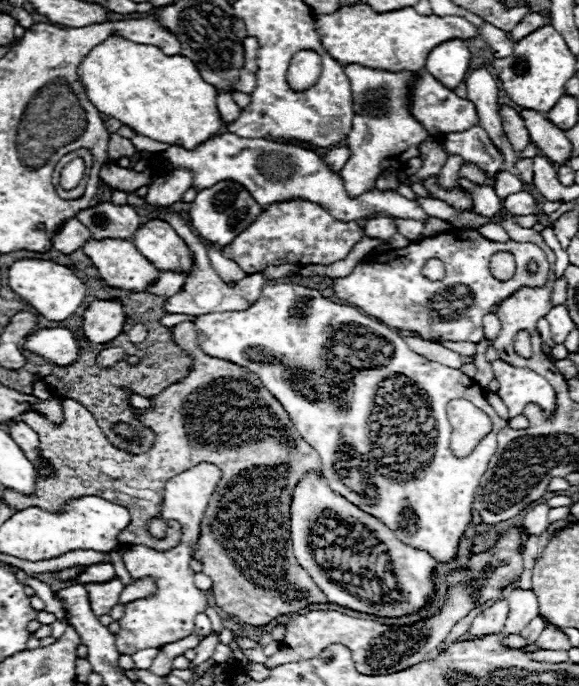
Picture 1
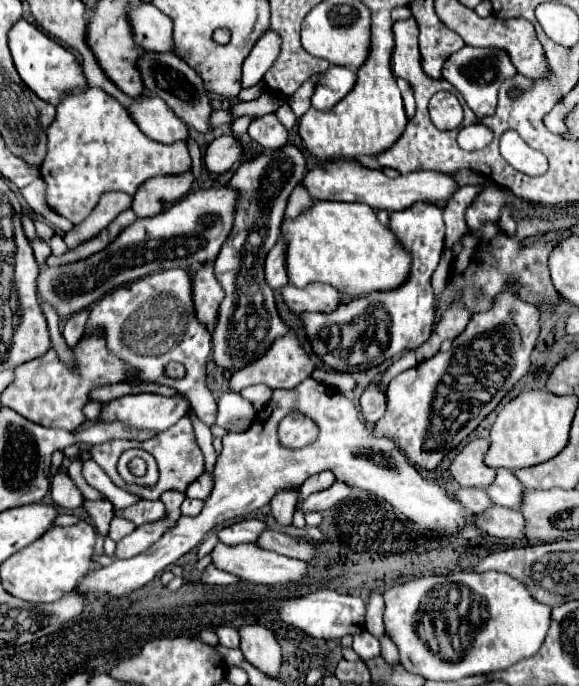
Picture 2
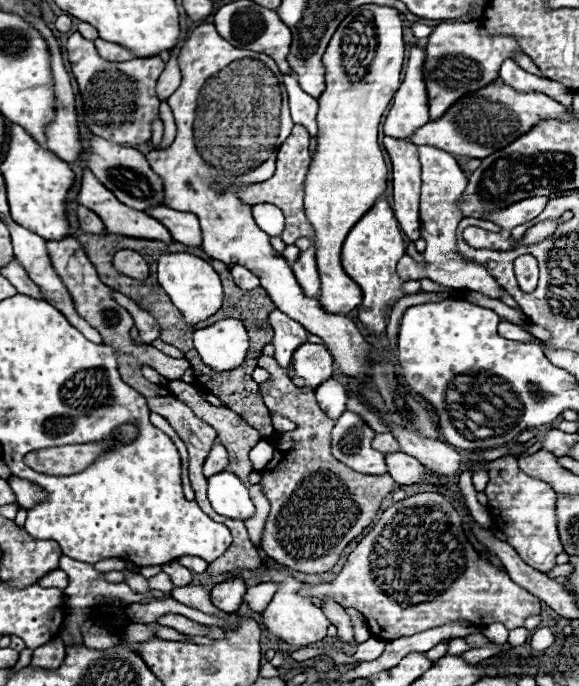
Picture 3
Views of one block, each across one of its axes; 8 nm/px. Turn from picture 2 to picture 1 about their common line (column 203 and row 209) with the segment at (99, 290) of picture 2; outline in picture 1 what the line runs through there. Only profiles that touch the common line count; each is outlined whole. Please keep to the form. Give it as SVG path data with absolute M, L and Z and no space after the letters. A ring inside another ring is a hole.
M222 180L218 184L214 184L212 188L200 190L188 210L192 228L198 232L198 236L216 242L220 246L230 244L242 230L246 230L260 214L262 214L262 206L250 196L250 192L246 192L246 188L242 188L242 184L232 182L232 180Z

